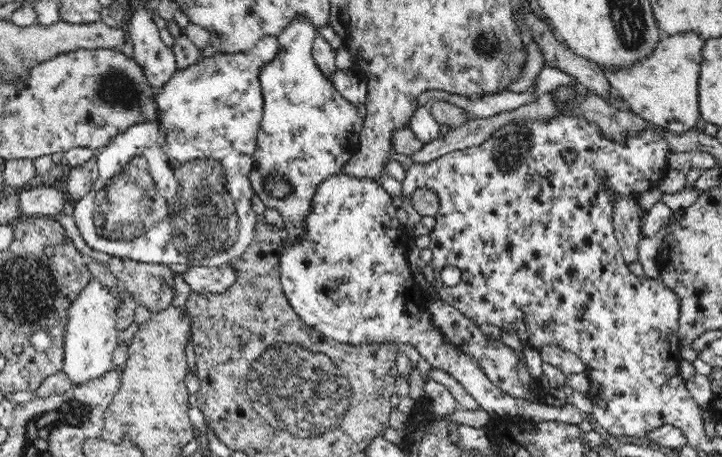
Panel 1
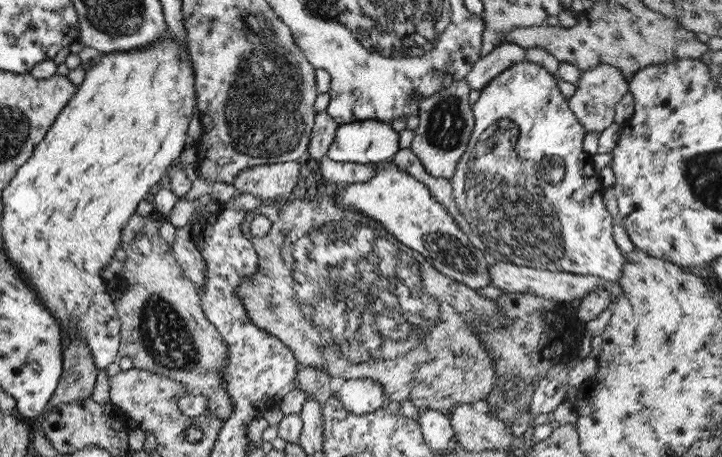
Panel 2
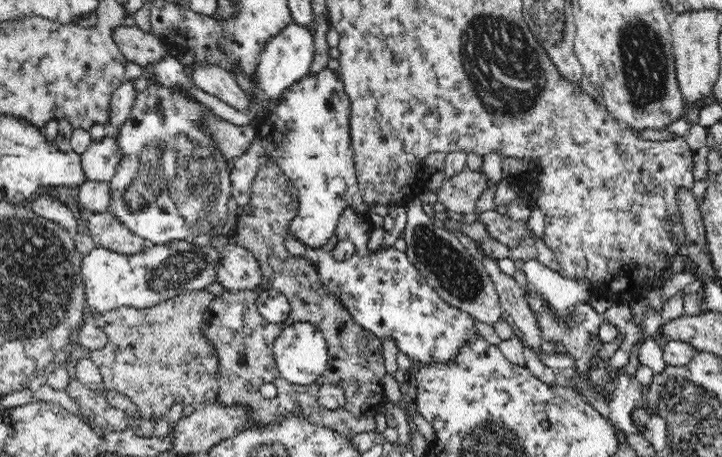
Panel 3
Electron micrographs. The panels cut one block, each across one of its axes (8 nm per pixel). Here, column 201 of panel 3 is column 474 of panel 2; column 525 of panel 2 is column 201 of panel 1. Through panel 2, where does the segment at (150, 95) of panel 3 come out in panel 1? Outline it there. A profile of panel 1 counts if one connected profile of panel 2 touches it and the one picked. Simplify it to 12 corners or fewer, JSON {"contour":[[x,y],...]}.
{"contour":[[268,36],[204,57],[116,134],[74,204],[116,259],[222,267],[249,175]]}

